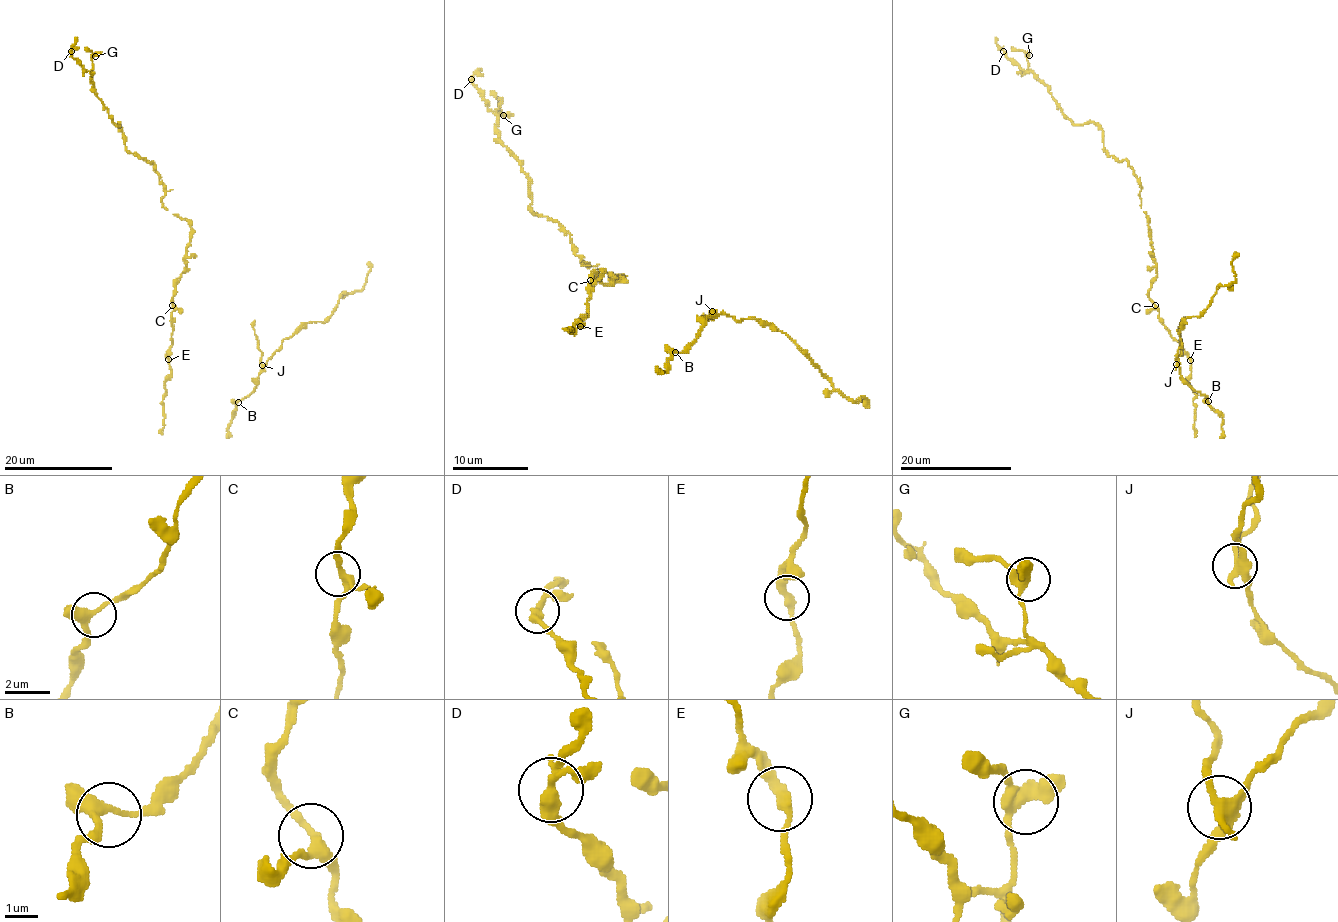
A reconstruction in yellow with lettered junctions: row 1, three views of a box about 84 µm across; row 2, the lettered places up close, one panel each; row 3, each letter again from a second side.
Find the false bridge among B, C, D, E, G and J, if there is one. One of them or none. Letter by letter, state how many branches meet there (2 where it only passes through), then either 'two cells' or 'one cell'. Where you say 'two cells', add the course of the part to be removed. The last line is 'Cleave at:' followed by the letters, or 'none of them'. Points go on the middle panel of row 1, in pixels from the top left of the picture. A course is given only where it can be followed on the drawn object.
B: 3 branches meet; one cell
C: 3 branches meet; one cell
D: 3 branches meet; one cell
E: 2 branches meet; one cell
G: 3 branches meet; one cell
J: 3 branches meet; two cells; foreign part runs (713, 312), (712, 318), (703, 315), (704, 325)
Cleave at: J

